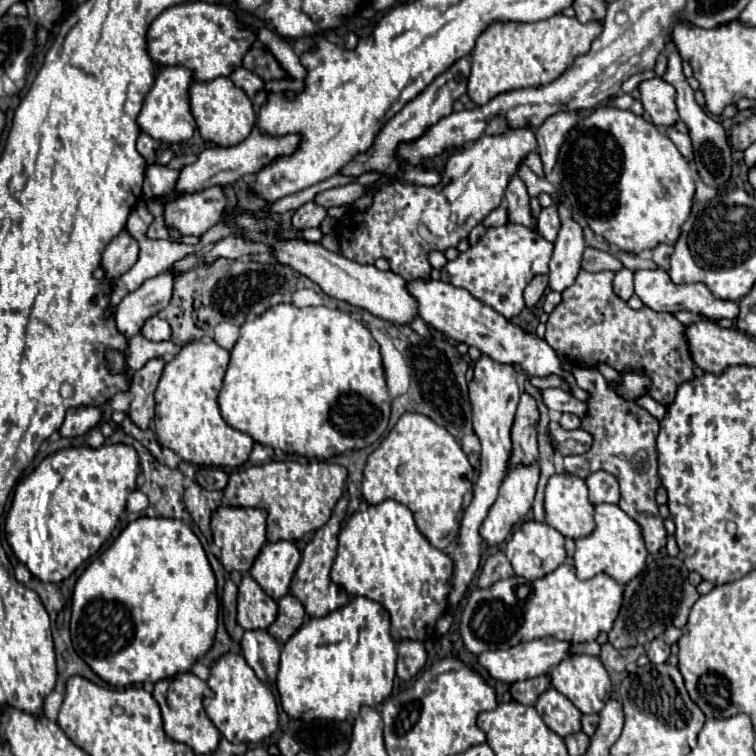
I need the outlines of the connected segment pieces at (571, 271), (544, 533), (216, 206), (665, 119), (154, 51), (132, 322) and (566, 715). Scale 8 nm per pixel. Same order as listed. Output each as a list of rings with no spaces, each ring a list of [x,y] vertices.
[[[562,203],[558,205],[562,229],[558,233],[558,239],[554,241],[554,255],[550,259],[550,289],[552,291],[564,291],[570,287],[580,271],[582,251],[584,251],[584,235],[580,225],[572,219],[570,209]]]
[[[526,521],[522,523],[510,541],[506,543],[506,555],[514,567],[514,573],[526,579],[540,579],[566,563],[566,549],[564,549],[564,535],[550,527],[548,523],[538,523],[538,521]]]
[[[210,187],[194,195],[182,195],[164,207],[166,225],[174,225],[182,235],[204,235],[222,219],[226,197],[222,187]]]
[[[660,77],[648,79],[644,83],[640,83],[640,99],[644,105],[644,111],[650,115],[650,119],[654,121],[656,127],[674,127],[678,117],[676,111],[676,91],[670,83],[666,83]]]
[[[188,1],[174,5],[166,9],[154,23],[150,25],[148,31],[148,51],[154,63],[160,65],[182,65],[186,69],[192,69],[196,81],[212,81],[216,77],[228,77],[234,69],[242,67],[242,57],[248,53],[248,49],[254,45],[258,39],[256,31],[248,29],[232,9],[224,5],[214,5],[214,3],[204,3],[204,1]]]
[[[164,271],[152,279],[146,279],[136,291],[128,293],[116,307],[116,325],[122,335],[132,337],[140,333],[146,319],[158,315],[172,299],[174,271]]]
[[[554,687],[546,689],[538,701],[536,711],[542,717],[542,721],[560,737],[566,737],[570,733],[576,733],[580,729],[580,717],[582,713]]]

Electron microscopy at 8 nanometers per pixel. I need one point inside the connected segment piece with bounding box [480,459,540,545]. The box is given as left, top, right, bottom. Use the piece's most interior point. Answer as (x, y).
(515, 499)

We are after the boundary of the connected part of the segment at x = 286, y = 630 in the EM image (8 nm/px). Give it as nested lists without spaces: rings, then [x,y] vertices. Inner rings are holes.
[[[288,593],[286,597],[282,597],[278,601],[278,617],[268,627],[270,635],[274,635],[278,639],[278,643],[284,645],[290,639],[290,635],[294,635],[294,631],[304,623],[304,615],[306,615],[306,611],[304,611],[302,603],[294,595]]]

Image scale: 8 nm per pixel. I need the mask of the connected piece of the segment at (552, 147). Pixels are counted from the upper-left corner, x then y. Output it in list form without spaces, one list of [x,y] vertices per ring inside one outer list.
[[[558,111],[554,115],[550,115],[538,129],[538,153],[540,159],[544,163],[544,173],[550,175],[554,165],[556,165],[556,155],[558,149],[566,137],[566,133],[570,131],[570,127],[574,127],[574,123],[578,121],[578,113],[576,111]]]

